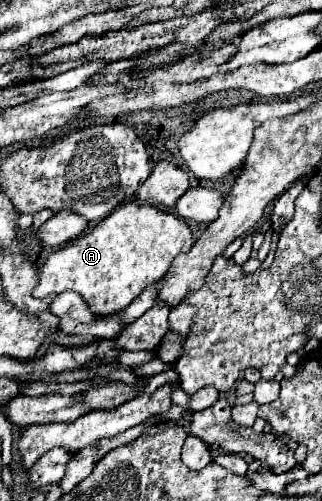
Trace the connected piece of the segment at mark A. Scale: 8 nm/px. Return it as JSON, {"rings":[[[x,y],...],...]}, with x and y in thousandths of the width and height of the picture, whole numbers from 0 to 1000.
{"rings":[[[382,407],[363,419],[351,419],[326,439],[314,439],[283,463],[245,471],[233,483],[189,491],[177,503],[165,503],[146,523],[127,535],[127,551],[115,571],[102,575],[109,595],[146,595],[152,587],[183,587],[227,579],[239,583],[283,615],[289,627],[351,627],[370,619],[388,619],[463,567],[481,567],[500,559],[531,531],[537,515],[550,507],[587,503],[599,491],[599,463],[581,443],[562,435],[543,435],[543,427],[519,427],[488,419],[463,407]]]}

